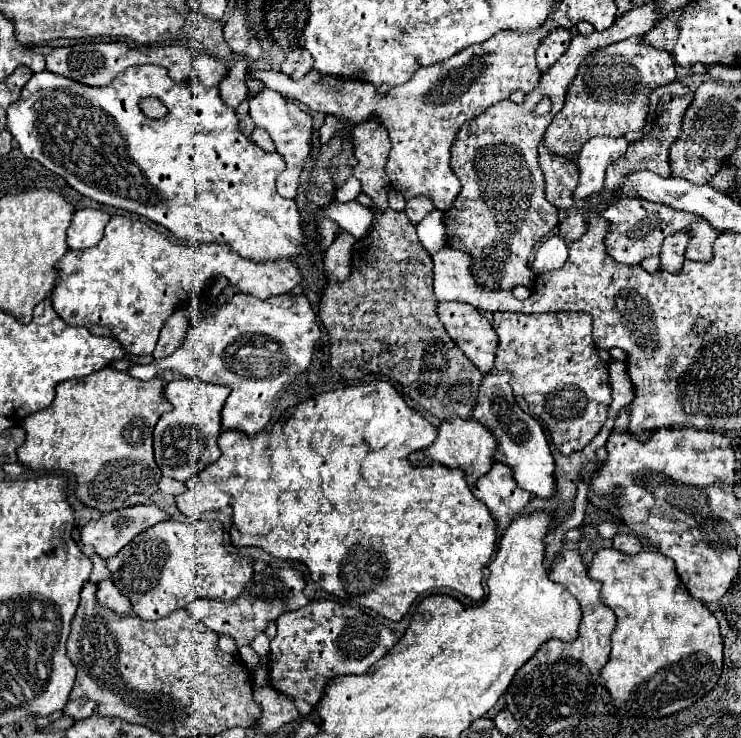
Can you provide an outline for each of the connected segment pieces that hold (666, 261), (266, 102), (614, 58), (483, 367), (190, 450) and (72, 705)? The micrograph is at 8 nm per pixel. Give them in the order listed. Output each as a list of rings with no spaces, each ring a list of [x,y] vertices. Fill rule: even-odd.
[[[676,232],[664,238],[660,250],[660,268],[666,272],[678,272],[684,262],[684,252],[690,240],[690,232]]]
[[[262,90],[256,96],[250,98],[250,118],[258,128],[264,128],[274,144],[276,150],[282,154],[282,158],[286,160],[286,168],[284,172],[278,176],[278,194],[284,198],[296,198],[296,190],[300,184],[300,172],[304,166],[306,156],[310,154],[310,140],[312,140],[312,116],[308,112],[302,112],[298,108],[298,104],[274,90]]]
[[[632,36],[628,40],[622,40],[620,44],[604,46],[600,50],[588,54],[584,58],[584,62],[580,64],[578,74],[568,88],[566,104],[554,116],[552,124],[548,126],[548,134],[544,134],[544,142],[550,148],[550,152],[572,158],[572,156],[576,156],[576,150],[582,148],[582,144],[588,142],[594,136],[604,136],[604,134],[624,136],[630,130],[642,130],[644,124],[646,124],[646,116],[648,116],[650,92],[654,88],[658,88],[660,84],[668,84],[668,82],[674,82],[674,80],[676,80],[676,66],[674,66],[674,60],[672,60],[670,52],[644,44],[642,36]]]
[[[438,302],[438,316],[454,344],[486,376],[494,368],[498,334],[492,324],[472,306],[460,302]]]
[[[182,378],[182,380],[174,380],[174,382],[166,384],[164,398],[174,406],[174,410],[170,410],[168,414],[162,414],[162,418],[158,420],[158,424],[154,428],[154,452],[156,452],[156,464],[162,470],[162,476],[186,482],[190,476],[194,476],[196,472],[204,470],[208,464],[212,464],[220,458],[216,440],[222,430],[220,412],[222,412],[222,406],[224,406],[228,394],[230,394],[228,386],[204,384],[202,380],[194,380],[194,378]]]
[[[68,700],[64,712],[70,714],[74,720],[80,720],[80,718],[86,718],[88,714],[96,712],[96,702],[90,702],[90,700]]]

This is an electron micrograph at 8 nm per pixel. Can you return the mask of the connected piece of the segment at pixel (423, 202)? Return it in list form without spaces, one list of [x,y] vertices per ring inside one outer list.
[[[416,196],[416,198],[412,198],[412,200],[408,200],[406,202],[406,216],[410,218],[410,222],[414,222],[414,224],[418,224],[418,222],[422,222],[432,210],[436,210],[436,206],[432,204],[432,200],[430,198],[426,198],[426,196]]]

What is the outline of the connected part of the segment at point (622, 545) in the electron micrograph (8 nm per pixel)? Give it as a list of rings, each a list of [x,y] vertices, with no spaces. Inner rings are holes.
[[[616,534],[612,546],[624,554],[638,554],[642,550],[642,542],[634,534]]]

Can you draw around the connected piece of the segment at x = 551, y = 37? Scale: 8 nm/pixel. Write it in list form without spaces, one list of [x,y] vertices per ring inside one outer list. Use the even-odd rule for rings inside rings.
[[[552,30],[536,50],[536,60],[540,72],[546,72],[566,50],[572,40],[572,34],[568,30]]]

